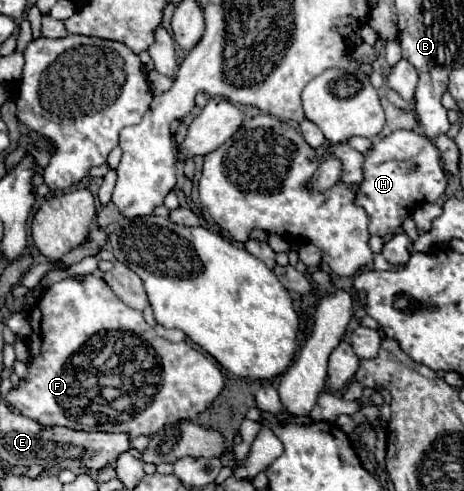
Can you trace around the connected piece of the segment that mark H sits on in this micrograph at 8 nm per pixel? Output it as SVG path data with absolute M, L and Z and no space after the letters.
M397 130L385 138L375 138L363 162L363 180L355 190L355 204L369 216L369 232L385 236L399 228L417 202L435 202L447 184L439 150L423 134Z

